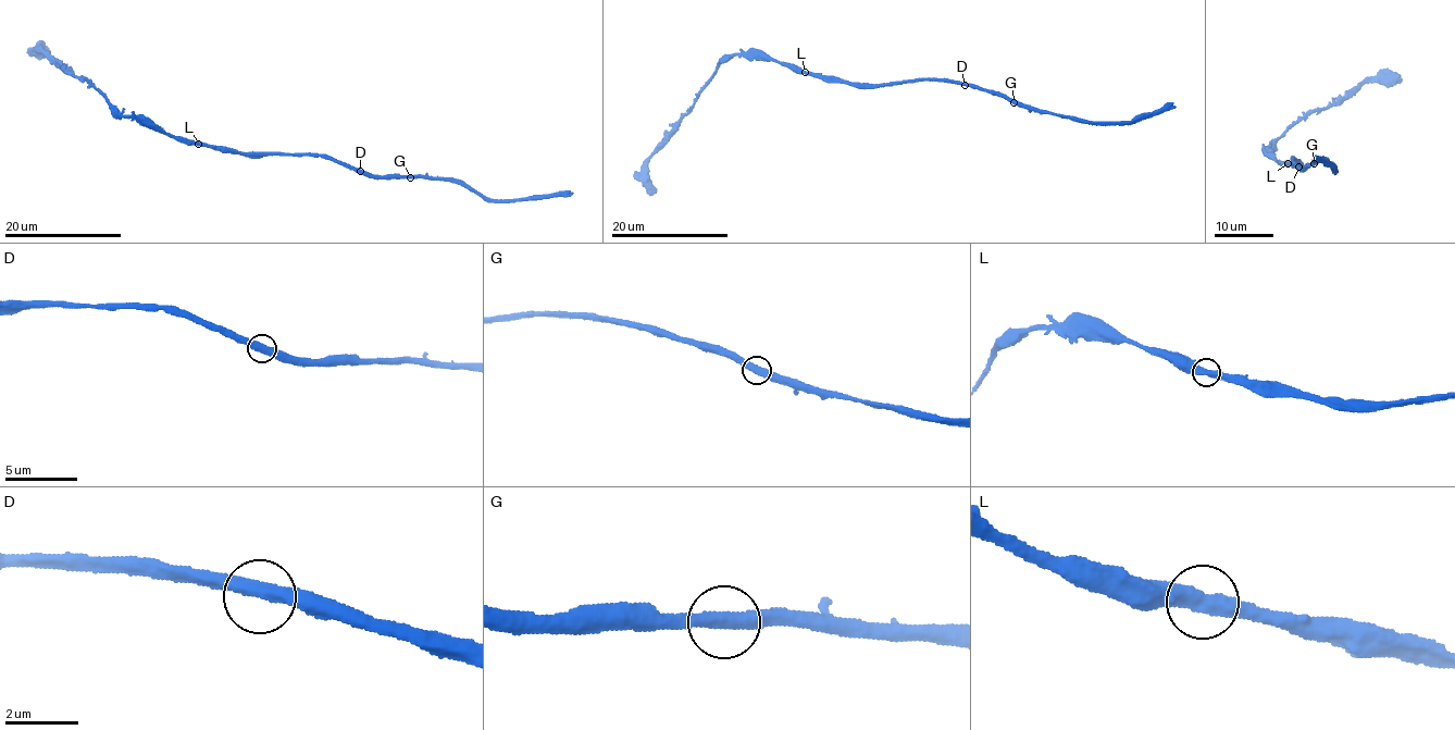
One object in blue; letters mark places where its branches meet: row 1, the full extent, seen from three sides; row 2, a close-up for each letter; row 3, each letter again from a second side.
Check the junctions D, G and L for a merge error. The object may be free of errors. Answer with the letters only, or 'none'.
none

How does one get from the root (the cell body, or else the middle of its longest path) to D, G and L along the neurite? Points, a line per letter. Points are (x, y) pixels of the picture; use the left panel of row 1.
D: (259, 155), (331, 156), (360, 171)
G: (259, 155), (331, 156), (377, 176), (411, 176)
L: (259, 155), (222, 152), (198, 144)

